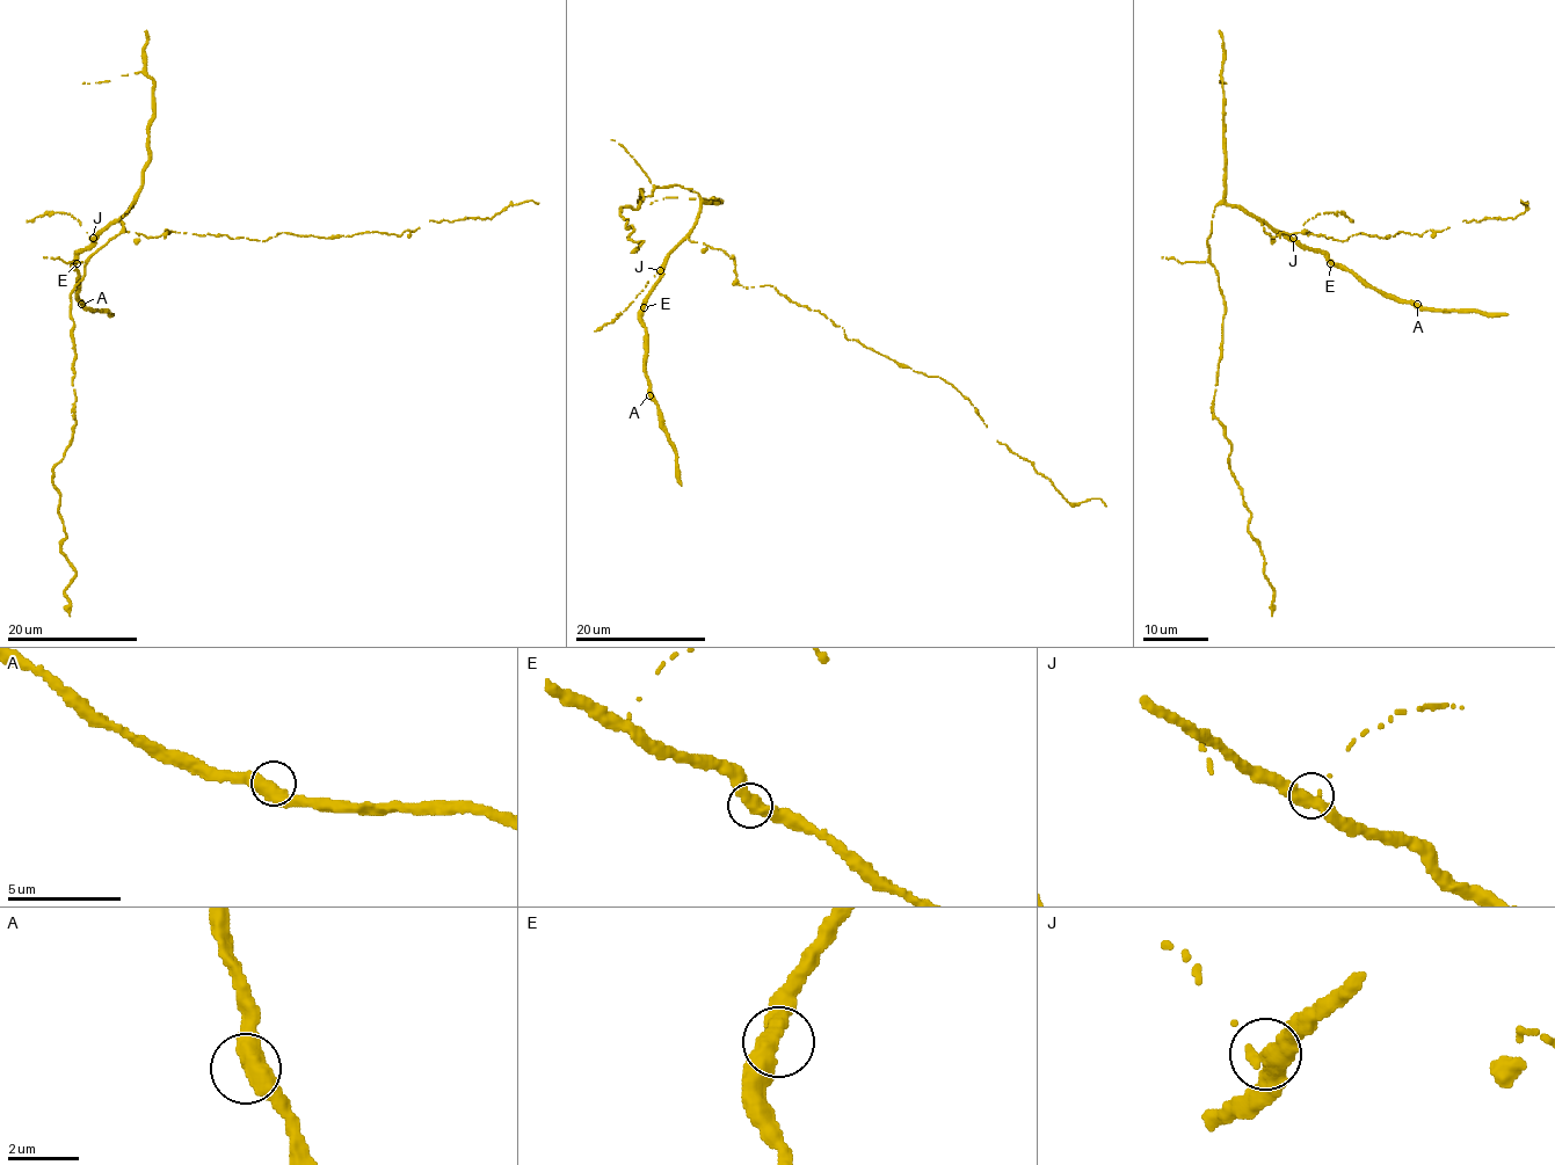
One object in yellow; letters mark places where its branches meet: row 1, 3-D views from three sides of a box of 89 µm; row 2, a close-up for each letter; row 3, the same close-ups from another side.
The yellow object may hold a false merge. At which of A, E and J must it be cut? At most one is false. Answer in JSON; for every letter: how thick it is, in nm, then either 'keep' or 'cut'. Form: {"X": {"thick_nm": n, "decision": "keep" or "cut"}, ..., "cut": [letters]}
{"A": {"thick_nm": 440, "decision": "keep"}, "E": {"thick_nm": 440, "decision": "keep"}, "J": {"thick_nm": 440, "decision": "cut"}, "cut": ["J"]}

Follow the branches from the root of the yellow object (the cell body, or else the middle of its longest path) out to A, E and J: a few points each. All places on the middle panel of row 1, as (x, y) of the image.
A: (706, 246), (684, 239), (668, 255), (662, 275), (641, 311), (649, 395)
E: (706, 246), (684, 239), (668, 255), (644, 307)
J: (706, 246), (687, 238), (660, 270)

